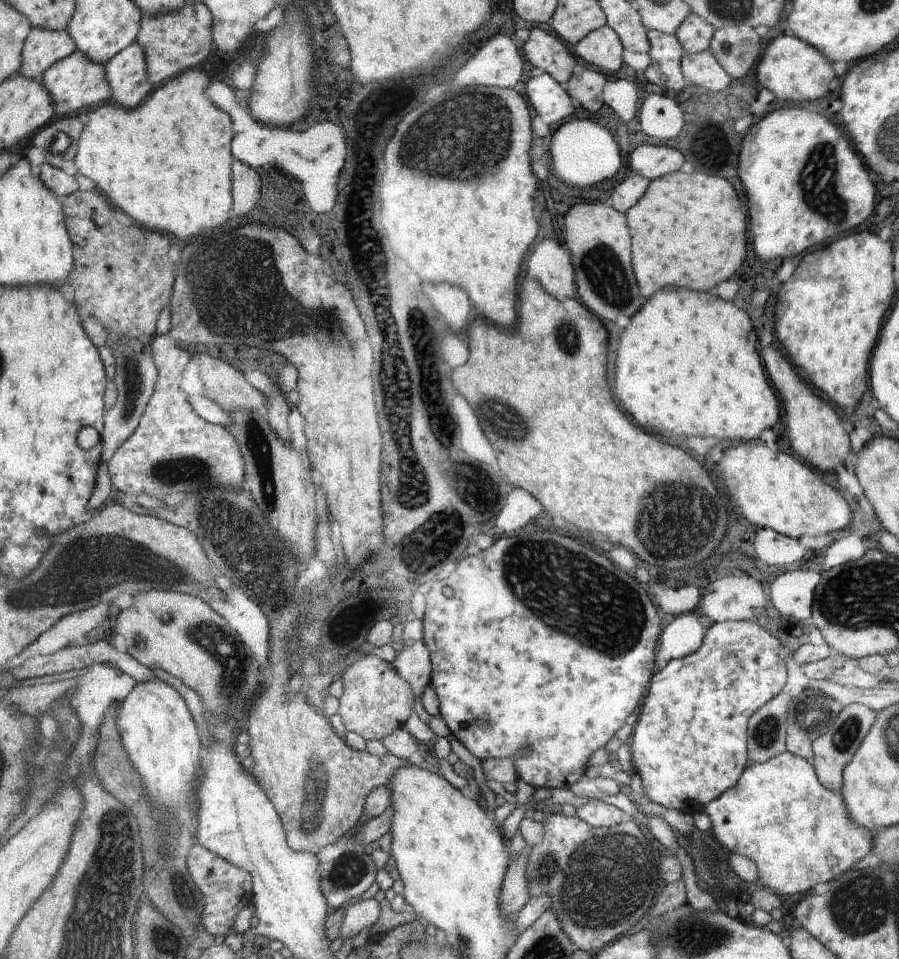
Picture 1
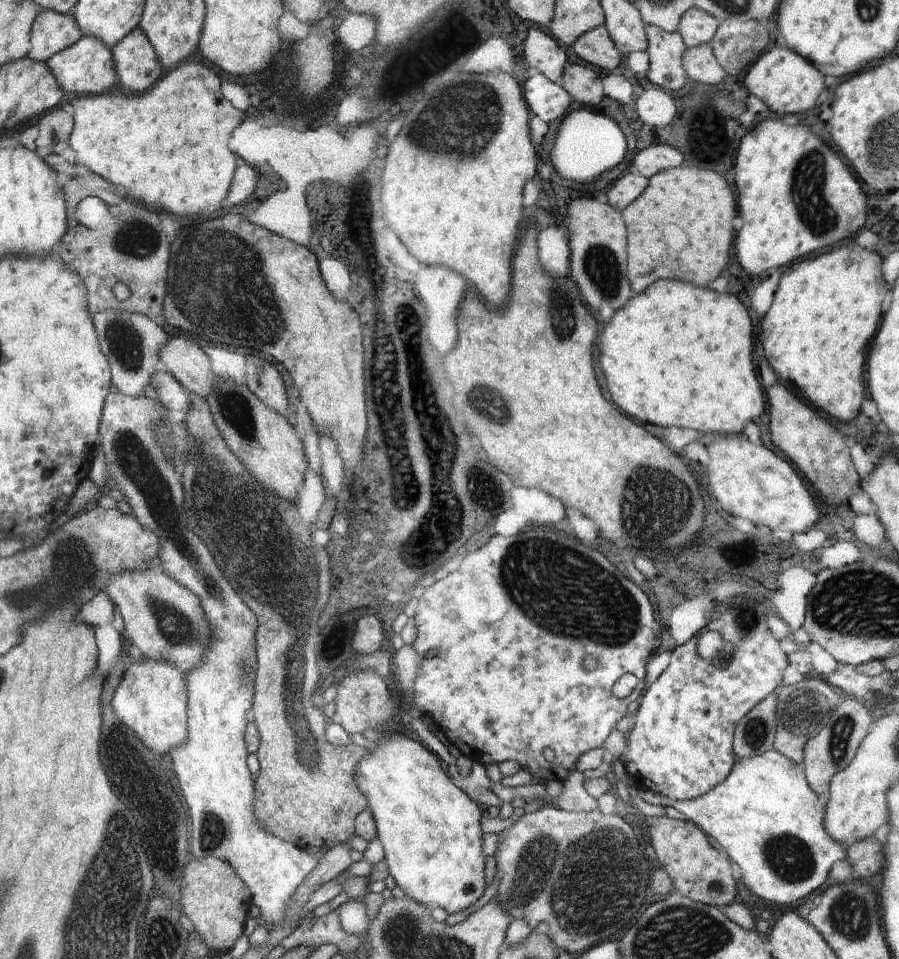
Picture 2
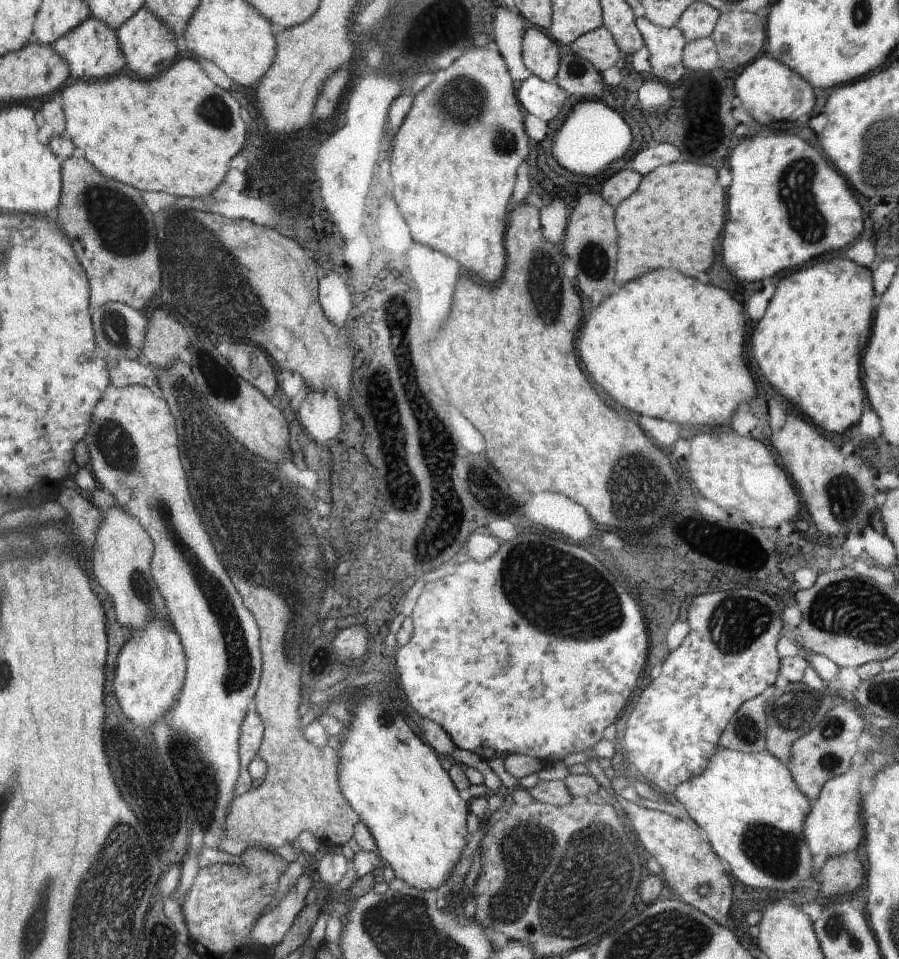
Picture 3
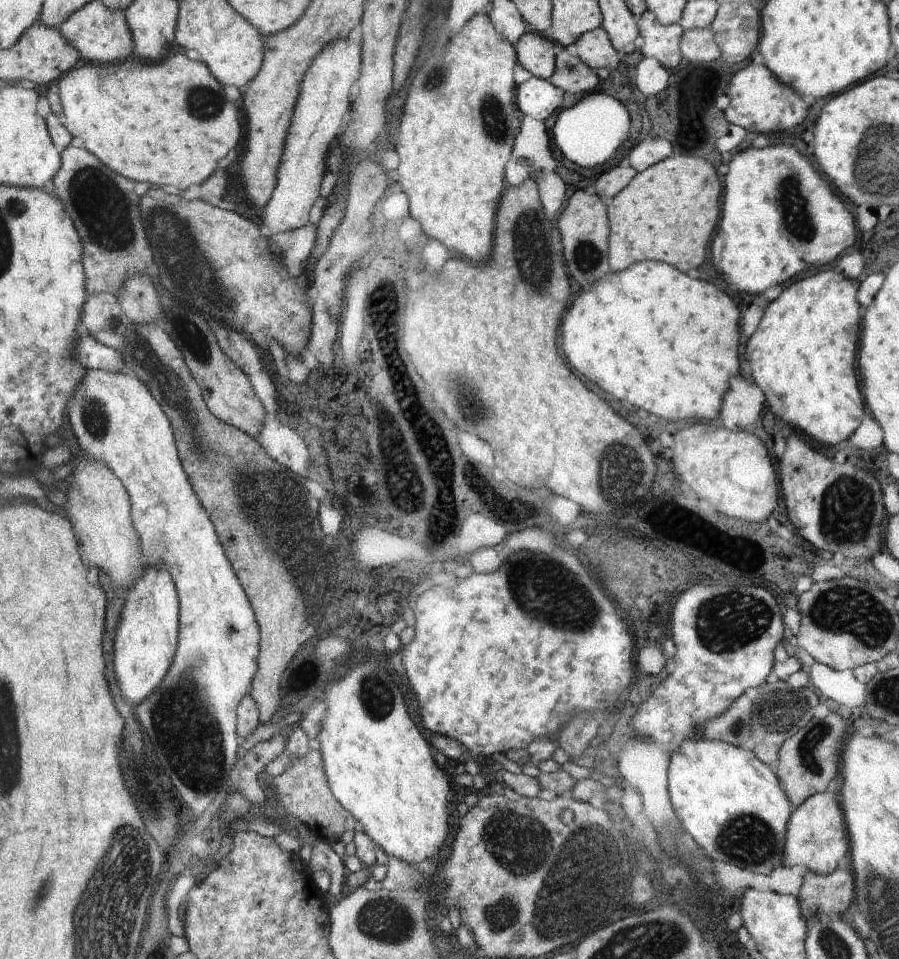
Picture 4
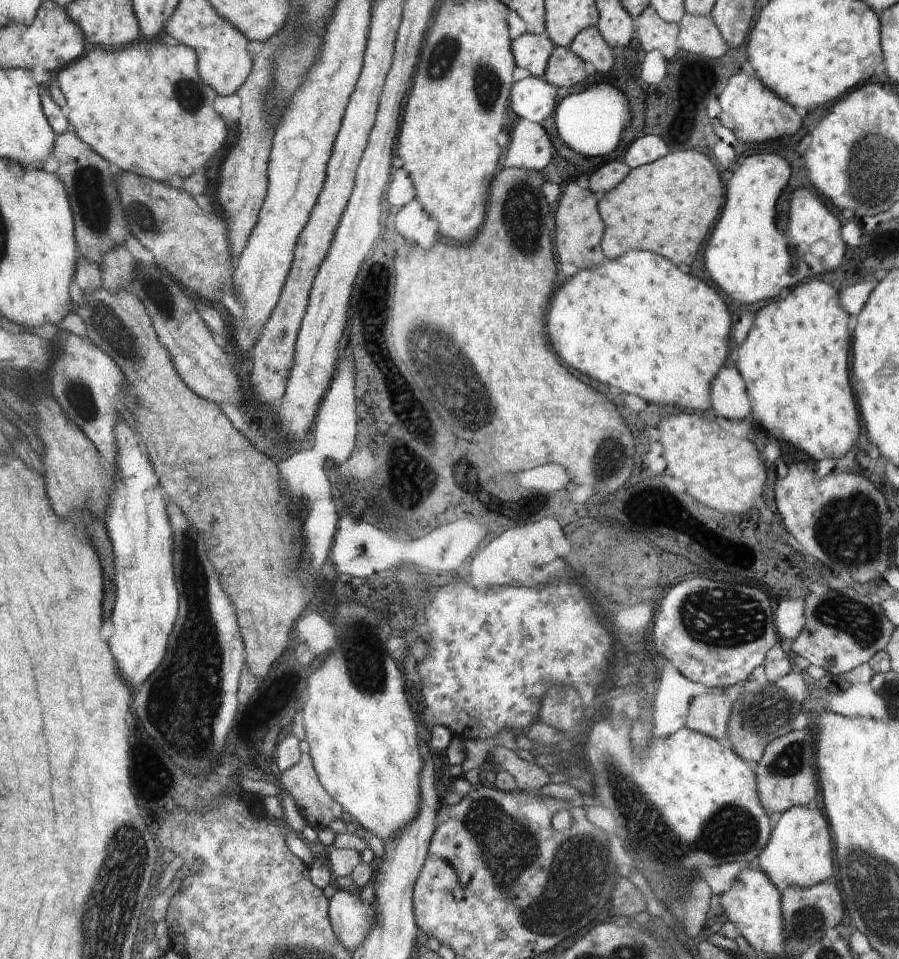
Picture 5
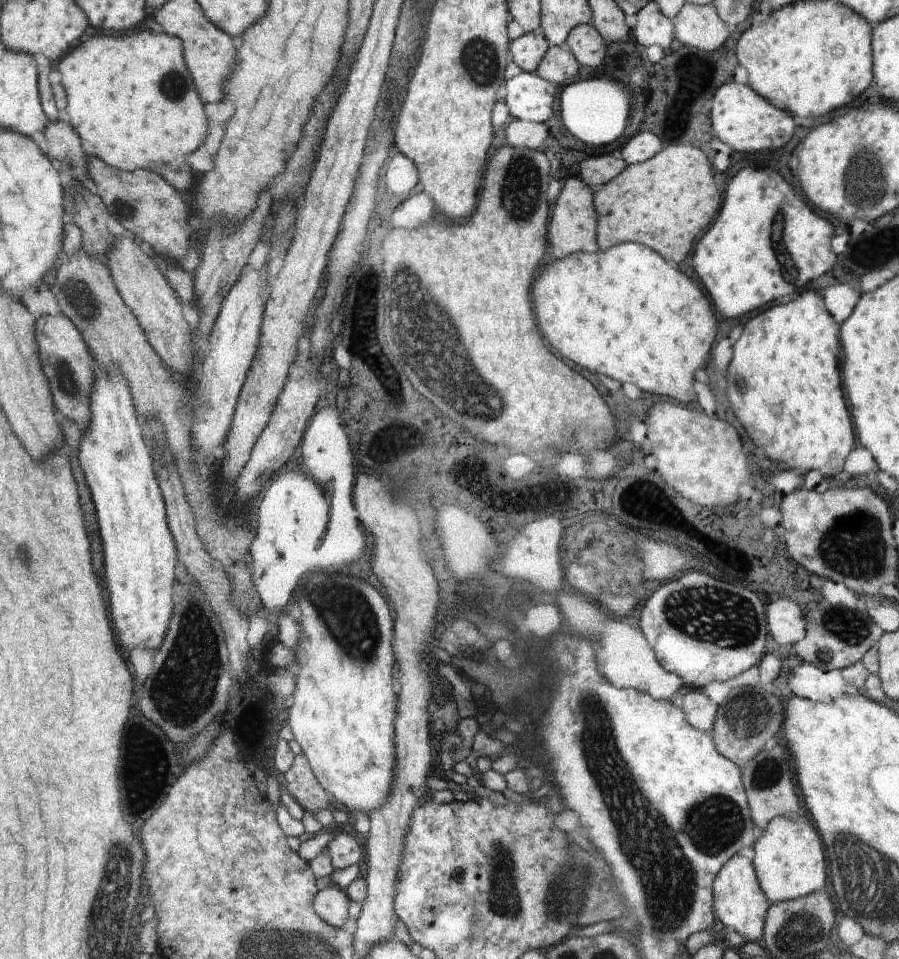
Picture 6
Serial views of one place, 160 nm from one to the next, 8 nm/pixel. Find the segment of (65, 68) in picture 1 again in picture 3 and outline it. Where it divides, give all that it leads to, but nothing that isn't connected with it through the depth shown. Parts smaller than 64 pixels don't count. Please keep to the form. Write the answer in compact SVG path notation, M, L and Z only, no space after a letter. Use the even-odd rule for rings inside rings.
M91 16L72 33L54 42L54 50L66 63L70 64L70 76L76 82L102 82L108 81L110 76L118 72L118 68L124 68L124 56L118 46L117 32L104 22Z

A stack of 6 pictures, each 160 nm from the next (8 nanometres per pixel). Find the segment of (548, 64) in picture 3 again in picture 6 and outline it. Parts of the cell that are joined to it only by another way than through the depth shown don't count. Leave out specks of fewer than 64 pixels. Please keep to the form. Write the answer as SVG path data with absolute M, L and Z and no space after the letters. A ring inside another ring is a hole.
M534 31L524 33L511 41L510 60L513 60L523 71L534 73L548 47L549 44L544 35L536 34Z

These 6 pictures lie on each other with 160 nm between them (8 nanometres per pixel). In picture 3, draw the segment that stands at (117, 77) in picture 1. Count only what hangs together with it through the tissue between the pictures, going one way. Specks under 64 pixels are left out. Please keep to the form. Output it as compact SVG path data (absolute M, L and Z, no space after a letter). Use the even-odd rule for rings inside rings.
M146 8L138 10L137 14L116 32L122 51L125 52L126 63L129 64L127 72L140 78L152 79L160 77L174 65L180 48L179 40Z

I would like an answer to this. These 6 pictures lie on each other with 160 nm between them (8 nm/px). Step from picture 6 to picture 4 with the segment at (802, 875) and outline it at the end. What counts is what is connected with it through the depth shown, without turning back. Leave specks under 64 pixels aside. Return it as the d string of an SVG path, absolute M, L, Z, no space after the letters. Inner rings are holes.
M837 790L816 793L792 811L787 822L785 845L781 862L786 866L802 865L817 875L827 875L836 870L848 848L847 830Z

